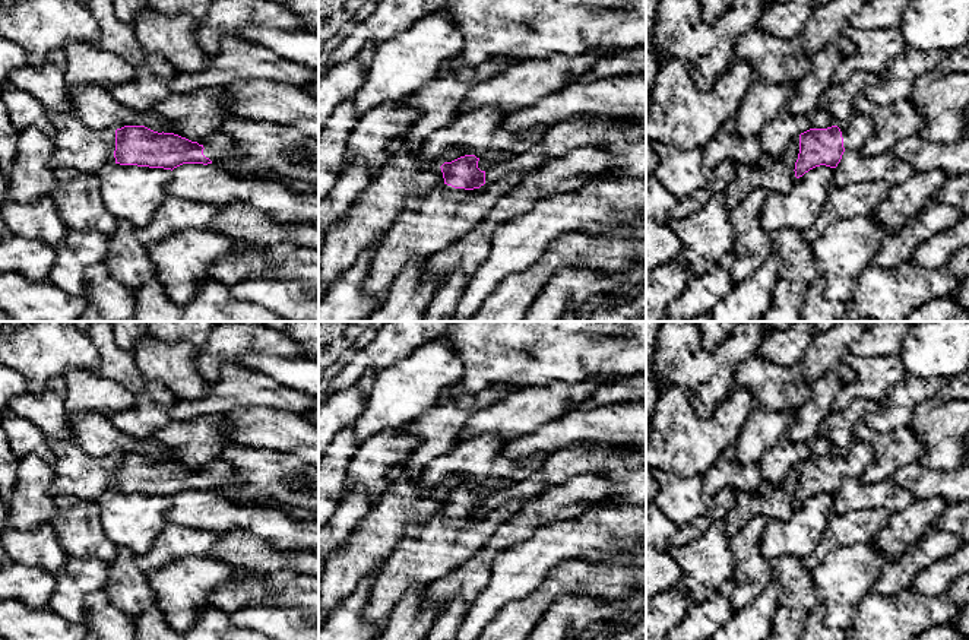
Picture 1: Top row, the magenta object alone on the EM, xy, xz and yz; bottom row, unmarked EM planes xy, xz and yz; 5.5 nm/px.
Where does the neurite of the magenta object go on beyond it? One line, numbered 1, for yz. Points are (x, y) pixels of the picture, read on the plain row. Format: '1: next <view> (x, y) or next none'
1: next yz (860, 455)

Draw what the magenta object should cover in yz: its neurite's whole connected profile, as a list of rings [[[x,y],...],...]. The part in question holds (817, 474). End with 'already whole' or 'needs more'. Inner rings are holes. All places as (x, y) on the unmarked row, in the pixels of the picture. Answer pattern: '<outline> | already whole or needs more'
[[[855,440],[842,456],[832,453],[801,460],[795,504],[799,506],[820,492],[836,495],[845,478],[861,478],[875,460],[874,449],[859,440]]] | needs more

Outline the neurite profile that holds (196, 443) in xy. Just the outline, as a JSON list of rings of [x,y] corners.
[[[206,415],[191,421],[171,421],[155,433],[170,460],[200,469],[213,462],[231,438],[221,431],[224,416]]]

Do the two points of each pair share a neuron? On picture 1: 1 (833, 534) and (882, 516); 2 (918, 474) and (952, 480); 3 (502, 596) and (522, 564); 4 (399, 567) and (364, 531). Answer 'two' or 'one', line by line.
1: one
2: one
3: one
4: two

